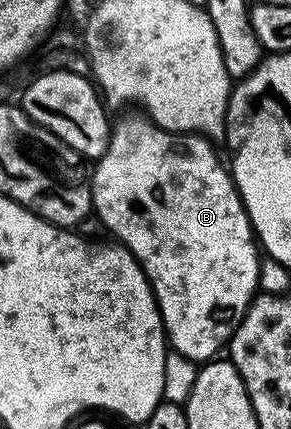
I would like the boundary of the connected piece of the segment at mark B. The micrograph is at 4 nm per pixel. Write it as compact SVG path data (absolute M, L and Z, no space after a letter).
M145 115L126 116L122 121L113 125L110 133L110 141L104 150L104 154L98 157L92 168L90 177L90 203L93 215L102 219L101 227L123 248L130 251L138 260L139 266L150 280L150 289L154 297L158 299L158 309L162 315L162 327L166 330L166 339L169 347L178 352L184 358L195 362L209 362L219 355L218 352L227 347L230 337L238 328L238 324L244 318L251 300L254 299L258 288L258 275L262 272L262 264L258 261L260 256L260 245L254 235L254 227L242 204L242 195L238 193L238 187L234 185L234 177L228 171L227 165L218 157L218 152L213 143L205 136L193 134L178 135L172 132L165 132L158 128Z

